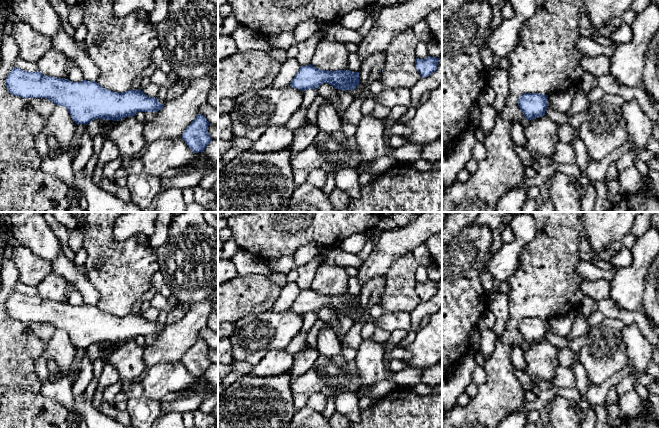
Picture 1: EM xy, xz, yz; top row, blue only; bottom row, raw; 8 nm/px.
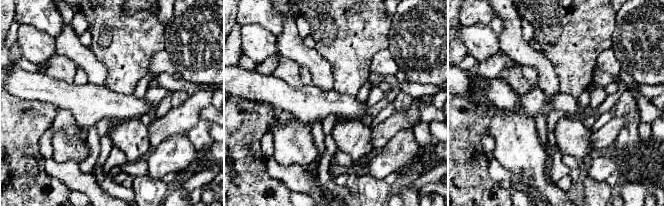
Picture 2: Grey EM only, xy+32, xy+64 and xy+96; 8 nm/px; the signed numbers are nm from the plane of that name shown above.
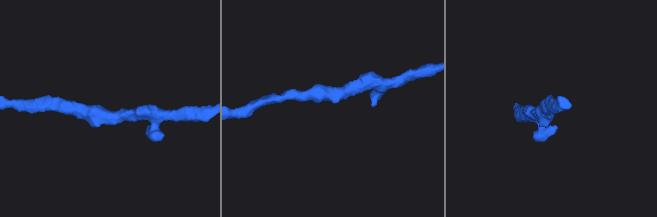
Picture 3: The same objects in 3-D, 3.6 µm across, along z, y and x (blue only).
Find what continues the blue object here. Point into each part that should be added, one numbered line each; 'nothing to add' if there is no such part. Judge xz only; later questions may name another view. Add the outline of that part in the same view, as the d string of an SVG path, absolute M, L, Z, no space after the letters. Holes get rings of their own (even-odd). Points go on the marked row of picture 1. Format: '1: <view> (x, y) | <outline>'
nothing to add

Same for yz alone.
nothing to add

